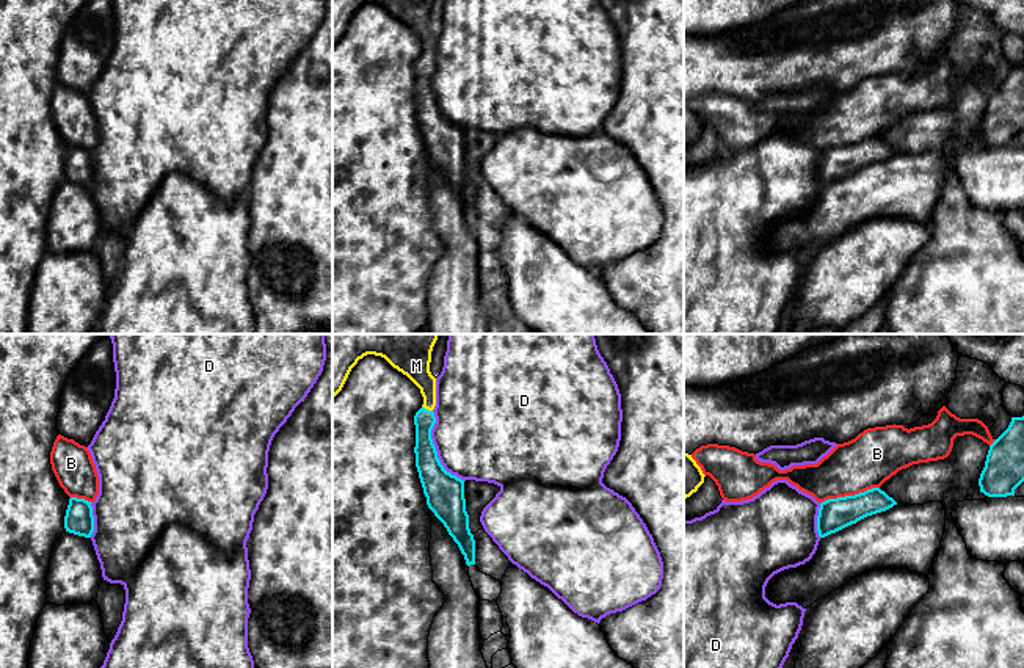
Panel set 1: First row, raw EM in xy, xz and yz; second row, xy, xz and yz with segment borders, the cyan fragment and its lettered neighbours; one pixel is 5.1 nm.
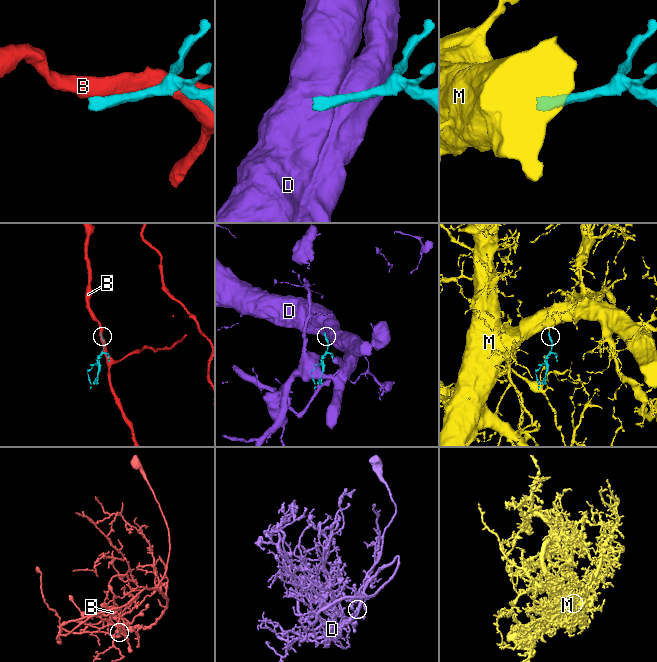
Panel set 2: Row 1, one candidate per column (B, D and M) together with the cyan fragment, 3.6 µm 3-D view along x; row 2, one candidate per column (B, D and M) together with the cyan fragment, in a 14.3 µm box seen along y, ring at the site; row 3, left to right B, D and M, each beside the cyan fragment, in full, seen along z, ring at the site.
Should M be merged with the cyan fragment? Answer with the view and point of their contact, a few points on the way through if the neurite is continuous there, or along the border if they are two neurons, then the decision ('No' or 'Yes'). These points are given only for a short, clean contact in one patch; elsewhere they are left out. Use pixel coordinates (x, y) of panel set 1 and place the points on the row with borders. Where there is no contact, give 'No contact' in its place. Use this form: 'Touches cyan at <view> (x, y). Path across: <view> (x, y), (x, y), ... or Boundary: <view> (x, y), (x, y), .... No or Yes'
Touches cyan at xz (427, 410). Path across: xz (425, 452), (424, 417), (427, 410), (427, 383), (414, 363). Yes

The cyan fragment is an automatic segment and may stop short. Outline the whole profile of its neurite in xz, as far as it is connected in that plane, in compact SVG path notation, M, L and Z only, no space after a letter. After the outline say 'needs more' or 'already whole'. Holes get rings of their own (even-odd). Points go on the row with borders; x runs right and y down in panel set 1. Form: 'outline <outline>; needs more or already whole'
outline M332 334L332 398L342 390L351 368L367 354L384 358L406 375L423 397L414 416L416 467L428 508L458 544L466 565L475 565L475 539L469 528L464 480L444 469L431 439L436 423L436 378L430 372L431 351L439 334Z; needs more

